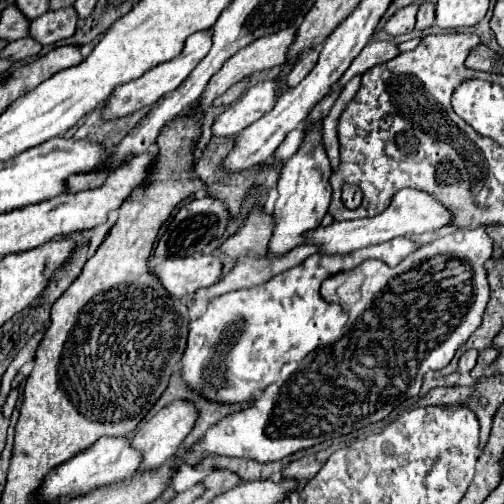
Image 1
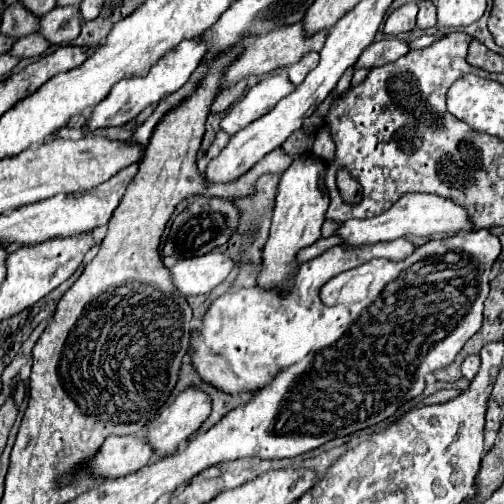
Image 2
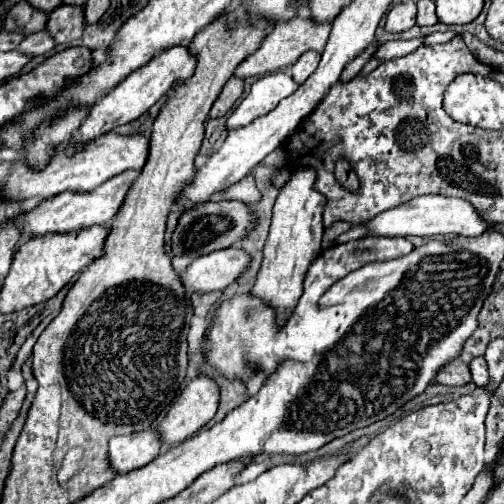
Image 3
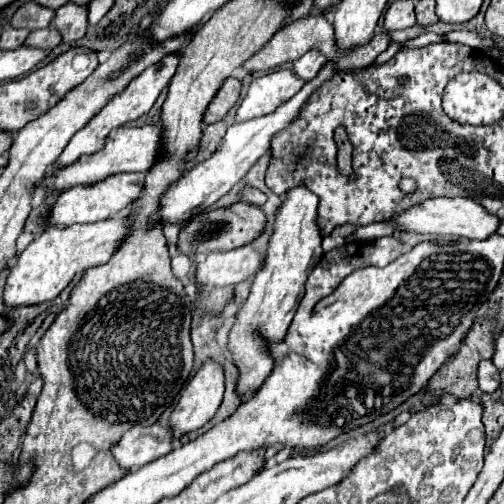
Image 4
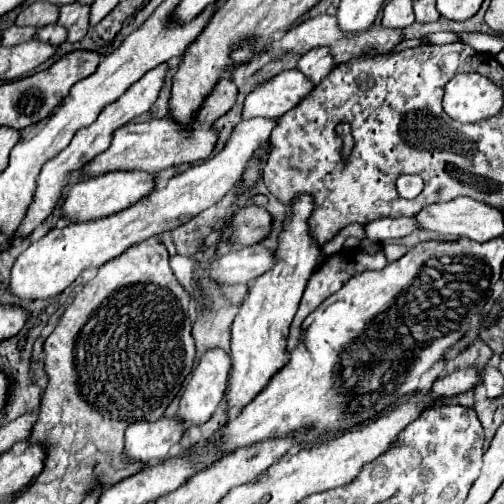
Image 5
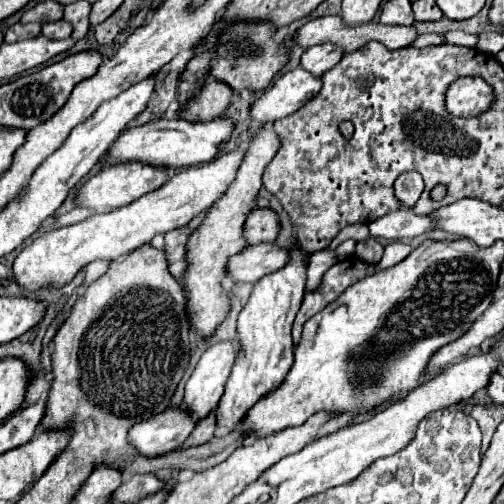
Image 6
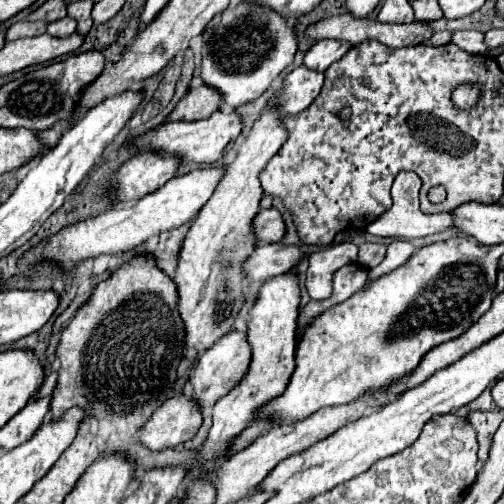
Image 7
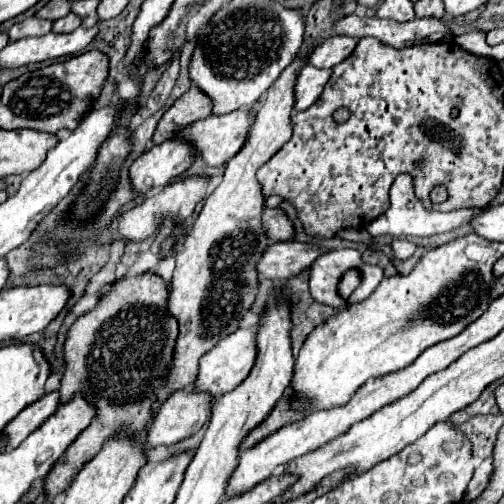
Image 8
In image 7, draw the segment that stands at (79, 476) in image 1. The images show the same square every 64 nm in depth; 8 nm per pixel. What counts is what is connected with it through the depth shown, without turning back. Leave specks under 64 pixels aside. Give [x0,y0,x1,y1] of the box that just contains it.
[140,394,202,452]

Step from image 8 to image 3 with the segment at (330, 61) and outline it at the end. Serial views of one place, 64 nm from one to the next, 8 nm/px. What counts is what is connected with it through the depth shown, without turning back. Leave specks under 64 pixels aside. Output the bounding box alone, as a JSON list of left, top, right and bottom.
[290,50,320,84]

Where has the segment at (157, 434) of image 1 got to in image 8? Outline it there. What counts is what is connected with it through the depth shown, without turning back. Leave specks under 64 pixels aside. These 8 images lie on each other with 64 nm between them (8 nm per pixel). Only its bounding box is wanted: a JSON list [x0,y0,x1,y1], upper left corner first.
[196,326,258,398]

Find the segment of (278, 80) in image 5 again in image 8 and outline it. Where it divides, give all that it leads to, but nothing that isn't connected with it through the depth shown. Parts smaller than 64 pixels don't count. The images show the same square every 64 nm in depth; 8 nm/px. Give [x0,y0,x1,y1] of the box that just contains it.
[294,64,332,110]

